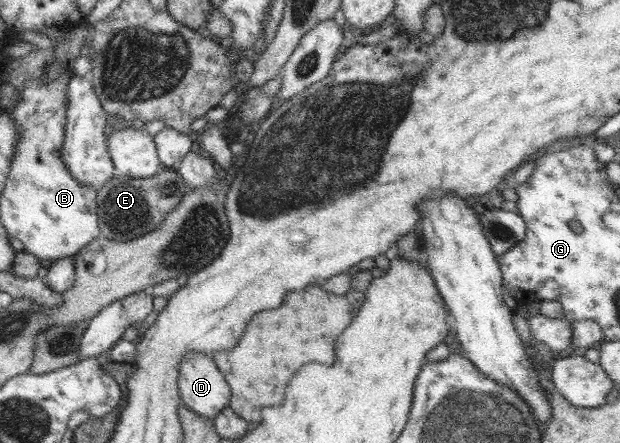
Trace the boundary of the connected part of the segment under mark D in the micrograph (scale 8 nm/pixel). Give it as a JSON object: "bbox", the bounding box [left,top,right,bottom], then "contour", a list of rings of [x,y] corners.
{"bbox":[178,352,231,419],"contour":[[[191,352],[183,358],[179,368],[178,388],[182,403],[191,411],[214,419],[214,417],[229,406],[231,390],[227,380],[219,371],[212,356],[207,356],[201,352]]]}

